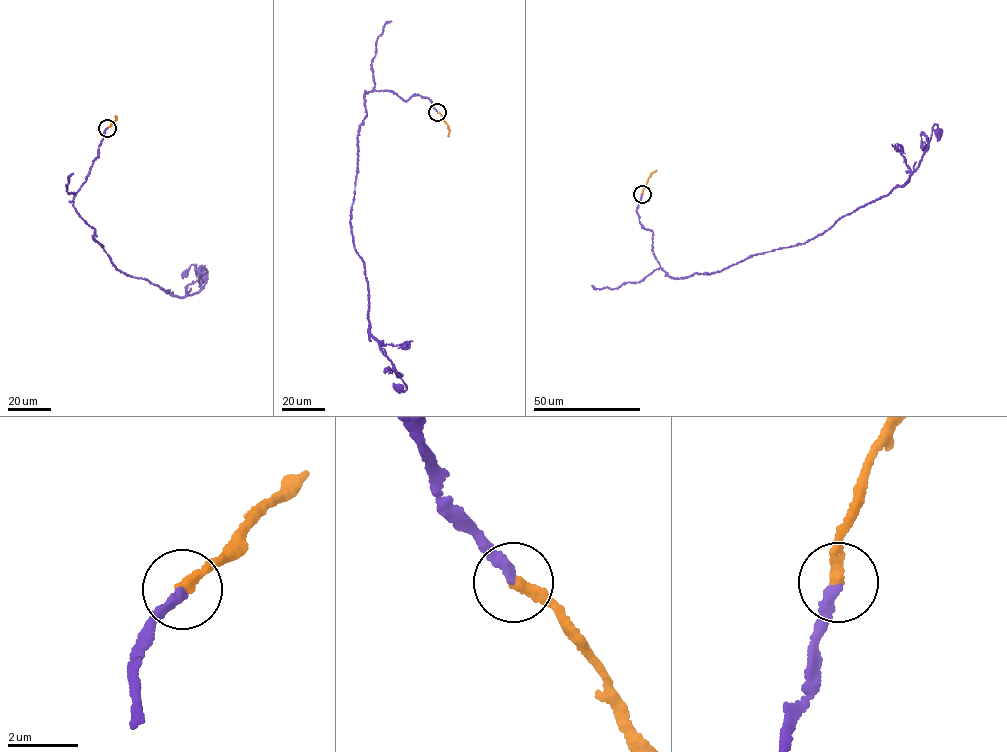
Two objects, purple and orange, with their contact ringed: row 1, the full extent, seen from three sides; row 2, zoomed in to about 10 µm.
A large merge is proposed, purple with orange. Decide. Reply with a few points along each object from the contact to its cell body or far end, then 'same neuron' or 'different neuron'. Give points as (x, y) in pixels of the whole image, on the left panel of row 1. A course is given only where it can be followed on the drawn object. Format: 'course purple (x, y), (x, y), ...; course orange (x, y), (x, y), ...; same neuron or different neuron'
course purple (107, 128), (73, 199), (95, 230), (94, 240), (117, 269), (173, 296), (197, 292), (203, 278); course orange (107, 128), (116, 119), (115, 115); different neuron

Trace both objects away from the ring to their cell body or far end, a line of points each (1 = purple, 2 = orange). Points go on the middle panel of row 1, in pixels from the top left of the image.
1: (437, 112), (418, 94), (373, 90), (357, 139), (354, 248), (369, 334), (398, 388)
2: (437, 112), (447, 125), (448, 137)

